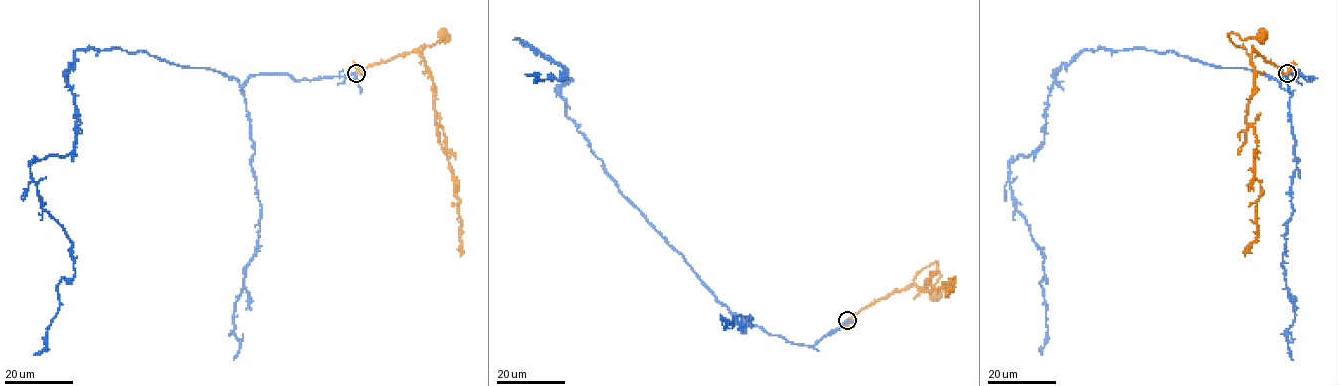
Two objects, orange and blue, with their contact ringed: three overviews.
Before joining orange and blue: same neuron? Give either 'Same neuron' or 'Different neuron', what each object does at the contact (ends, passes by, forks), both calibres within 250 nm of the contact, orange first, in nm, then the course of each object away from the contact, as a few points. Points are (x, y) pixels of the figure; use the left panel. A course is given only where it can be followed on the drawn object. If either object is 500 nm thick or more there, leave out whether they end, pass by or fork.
Same neuron. At the ring orange forks. At the ring blue passes by. Thickness 200 nm (orange) against 260 nm. Course of orange: (356, 73), (404, 52), (418, 52), (422, 55), (424, 47), (434, 45), (445, 33), (449, 40), (443, 37). Course of blue: (356, 73), (242, 86), (142, 51), (76, 50), (74, 150), (30, 164), (74, 273), (34, 355)

